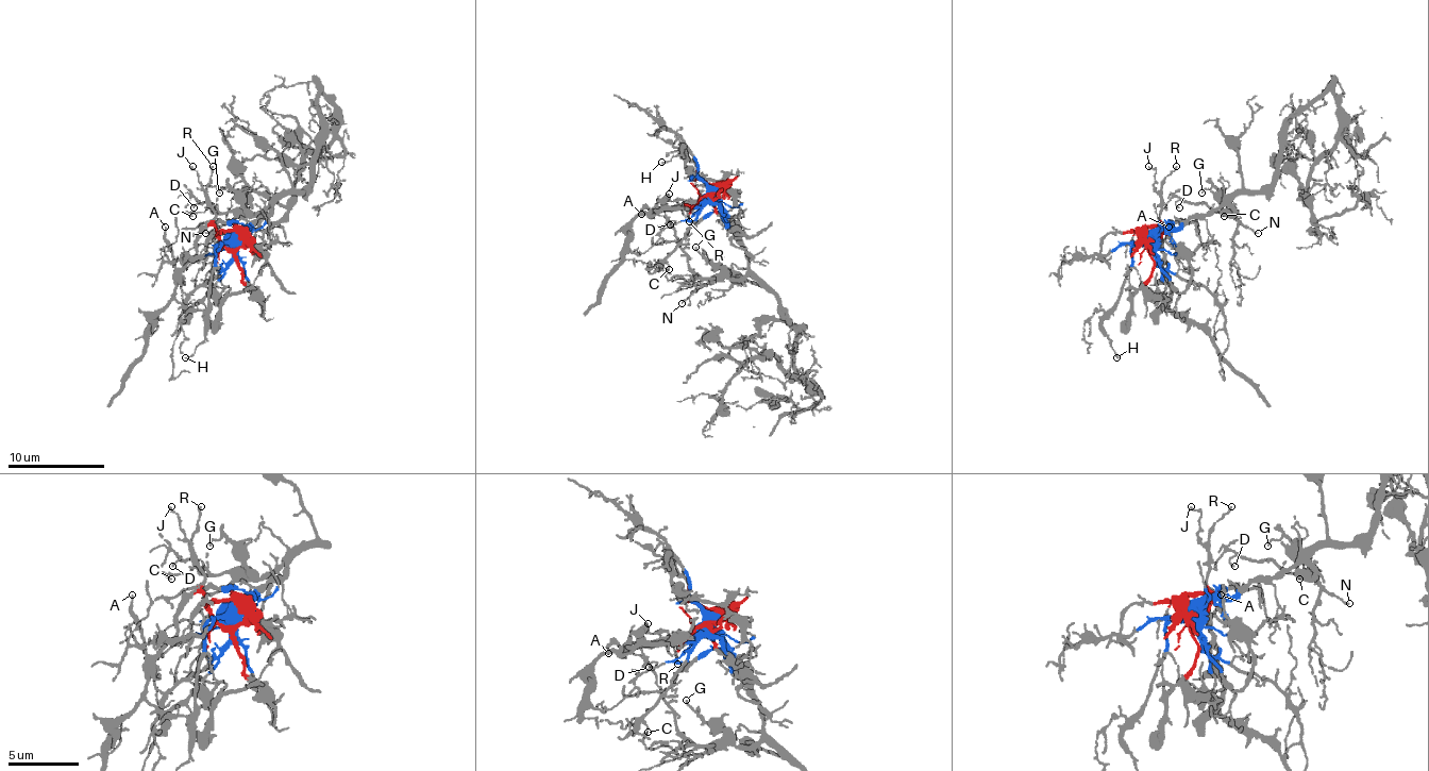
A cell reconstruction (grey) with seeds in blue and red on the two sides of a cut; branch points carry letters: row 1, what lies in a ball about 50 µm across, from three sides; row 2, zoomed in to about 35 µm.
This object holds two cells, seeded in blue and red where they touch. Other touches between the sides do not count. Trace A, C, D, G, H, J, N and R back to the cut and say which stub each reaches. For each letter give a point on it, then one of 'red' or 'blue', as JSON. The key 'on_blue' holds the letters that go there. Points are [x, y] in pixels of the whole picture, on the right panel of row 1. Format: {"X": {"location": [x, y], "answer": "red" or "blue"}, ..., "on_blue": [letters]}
{"A": {"location": [1169, 227], "answer": "red"}, "C": {"location": [1224, 216], "answer": "blue"}, "D": {"location": [1179, 207], "answer": "blue"}, "G": {"location": [1201, 193], "answer": "blue"}, "H": {"location": [1116, 357], "answer": "blue"}, "J": {"location": [1148, 166], "answer": "red"}, "N": {"location": [1258, 233], "answer": "blue"}, "R": {"location": [1176, 166], "answer": "red"}, "on_blue": ["C", "D", "G", "H", "N"]}

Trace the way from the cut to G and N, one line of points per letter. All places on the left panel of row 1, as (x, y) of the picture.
G: (237, 246), (245, 231), (264, 219), (271, 206), (254, 212), (245, 206), (230, 187), (218, 193)
N: (237, 246), (245, 231), (264, 219), (271, 206), (262, 212), (235, 214), (206, 233)

